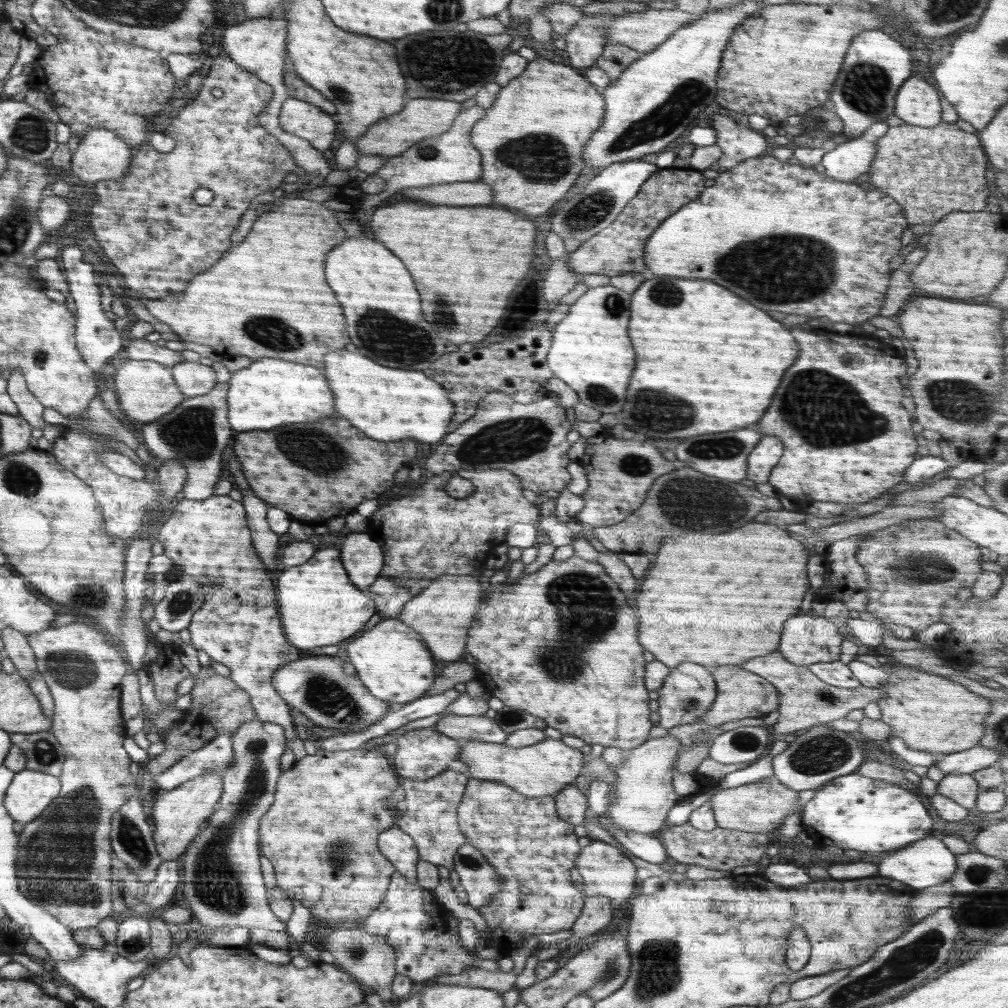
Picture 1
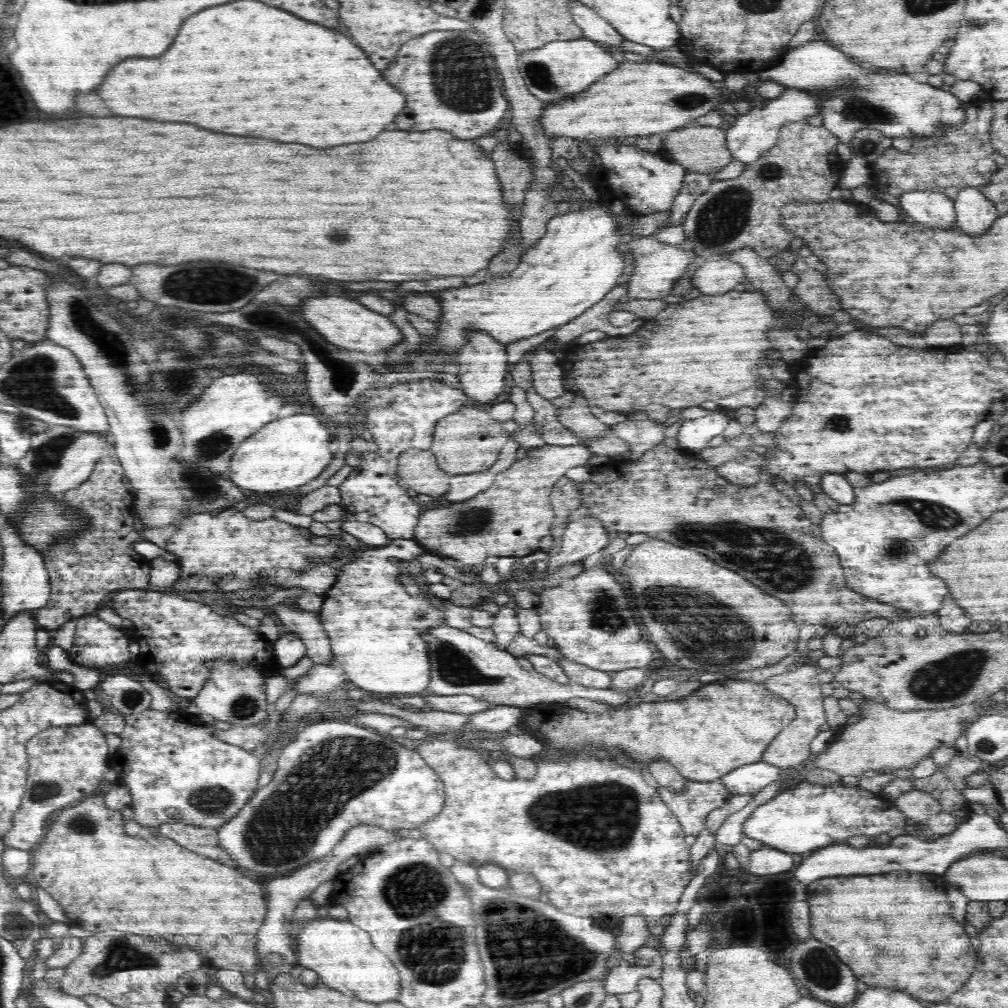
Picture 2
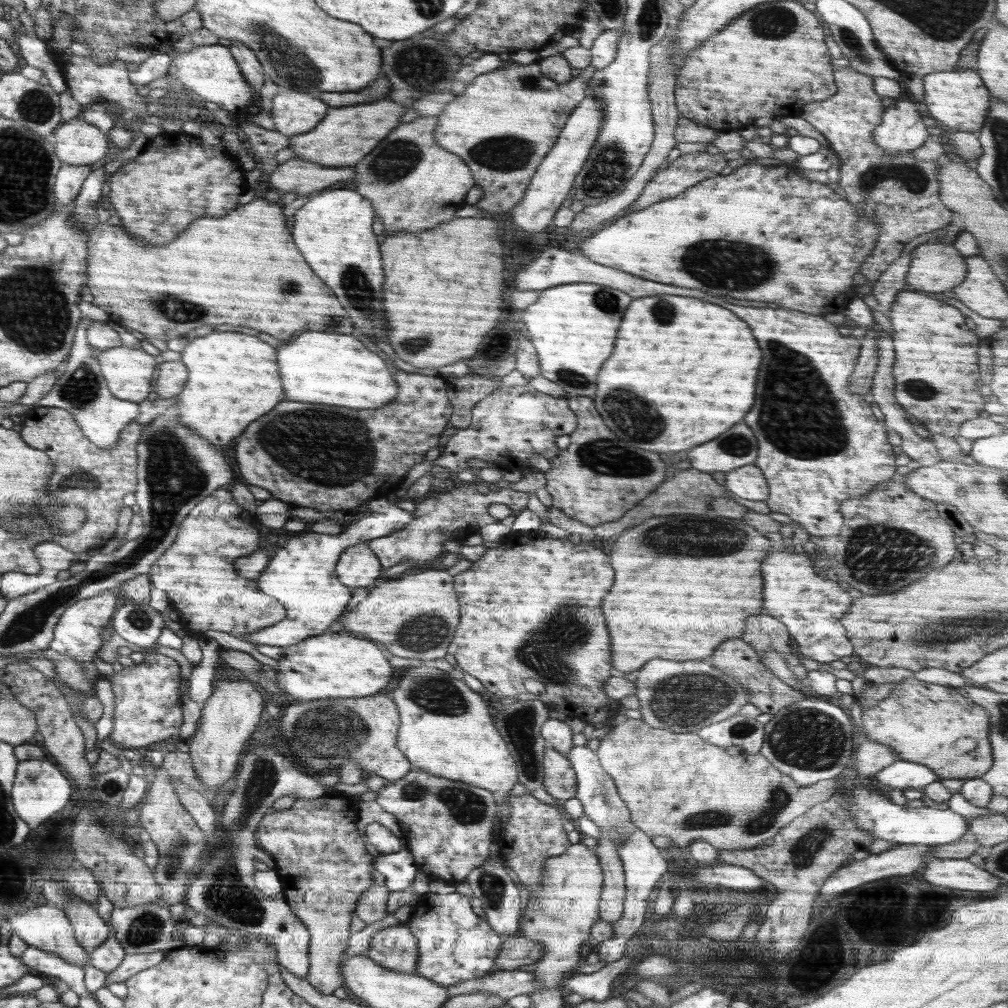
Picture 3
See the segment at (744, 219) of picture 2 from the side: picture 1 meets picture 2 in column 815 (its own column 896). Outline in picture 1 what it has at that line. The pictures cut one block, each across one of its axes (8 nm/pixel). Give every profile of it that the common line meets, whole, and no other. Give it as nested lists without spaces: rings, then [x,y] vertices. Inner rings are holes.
[[[941,122],[932,128],[905,123],[888,127],[876,142],[876,155],[868,167],[868,185],[876,186],[883,194],[896,198],[895,202],[902,206],[909,228],[915,225],[933,225],[951,213],[985,211],[986,199],[990,197],[985,172],[988,160],[977,132],[968,133],[956,123]]]

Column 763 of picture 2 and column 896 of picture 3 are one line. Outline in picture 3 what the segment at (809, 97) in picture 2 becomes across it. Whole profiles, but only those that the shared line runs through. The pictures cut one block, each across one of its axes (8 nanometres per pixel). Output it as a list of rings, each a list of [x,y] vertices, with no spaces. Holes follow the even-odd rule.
[[[908,98],[887,103],[880,125],[872,131],[872,140],[886,154],[900,154],[920,148],[929,137],[918,107]]]

